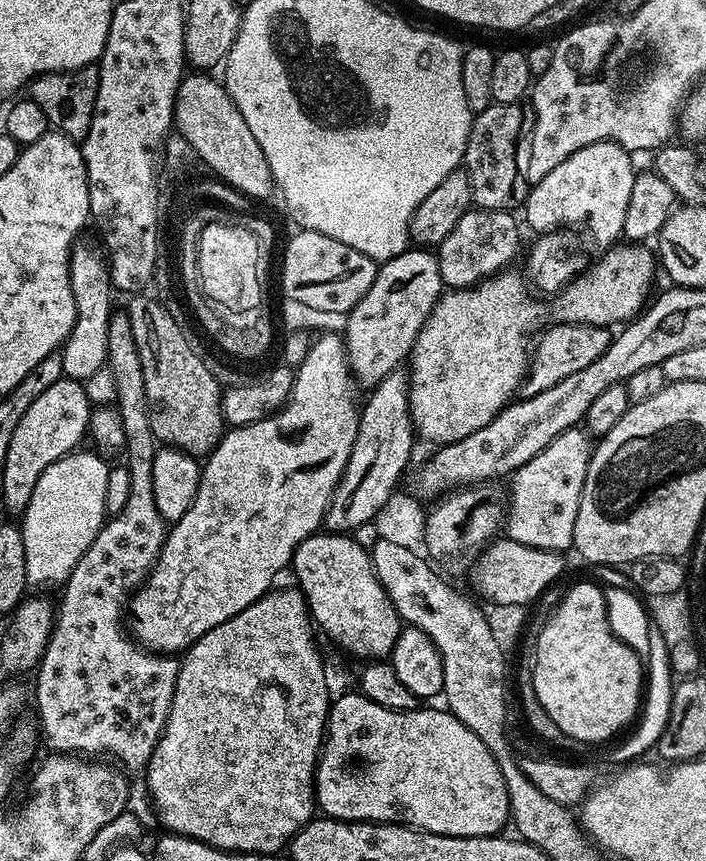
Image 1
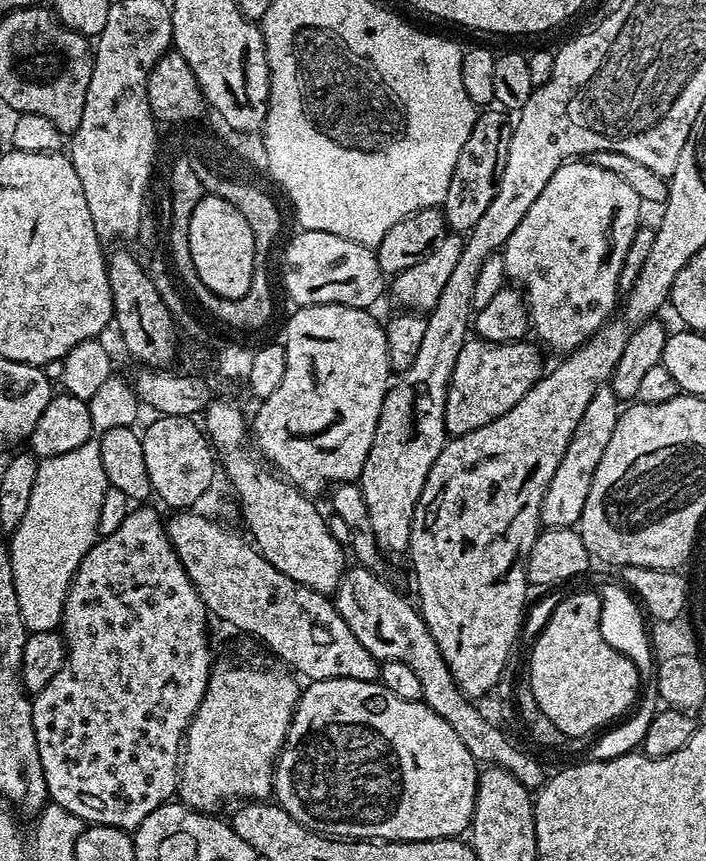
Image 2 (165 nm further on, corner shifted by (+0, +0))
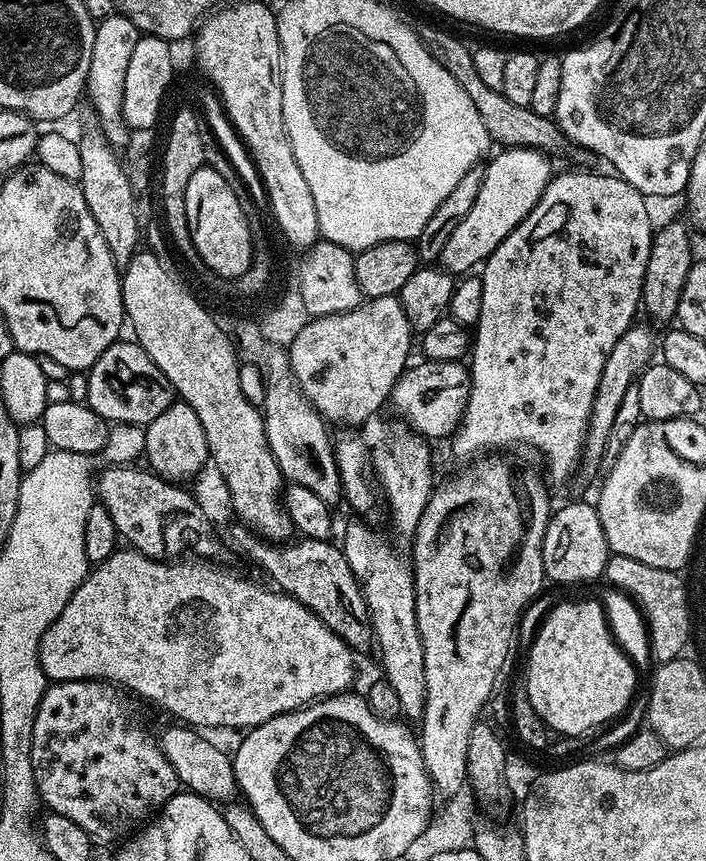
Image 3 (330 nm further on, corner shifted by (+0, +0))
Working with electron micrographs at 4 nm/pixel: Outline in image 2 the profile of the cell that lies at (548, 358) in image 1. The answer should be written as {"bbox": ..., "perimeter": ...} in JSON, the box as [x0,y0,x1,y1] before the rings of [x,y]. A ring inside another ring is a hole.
{"bbox":[444,338,546,437],"perimeter":[[[479,338],[464,341],[462,350],[458,350],[446,394],[444,430],[449,437],[478,430],[478,426],[486,426],[486,422],[502,418],[502,414],[506,414],[510,406],[518,403],[526,390],[530,390],[540,381],[546,371],[544,360],[540,357],[541,349],[535,343],[528,343],[503,344]]]}

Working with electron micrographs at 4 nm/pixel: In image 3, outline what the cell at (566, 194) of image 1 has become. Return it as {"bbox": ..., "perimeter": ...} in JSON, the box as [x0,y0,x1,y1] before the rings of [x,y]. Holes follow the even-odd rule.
{"bbox":[450,170,654,484],"perimeter":[[[592,170],[572,171],[576,172],[553,175],[542,198],[538,198],[534,210],[526,214],[524,221],[497,246],[494,254],[486,257],[482,265],[482,314],[478,314],[478,322],[470,340],[472,389],[468,395],[464,417],[460,419],[460,425],[450,437],[452,452],[460,462],[471,462],[485,454],[496,454],[504,450],[500,448],[533,448],[544,459],[544,468],[549,476],[547,479],[552,479],[556,484],[566,483],[571,478],[572,471],[581,467],[584,439],[588,433],[588,419],[594,406],[594,394],[598,390],[598,378],[602,378],[602,366],[606,366],[606,358],[610,358],[614,342],[618,342],[618,338],[622,338],[625,330],[631,328],[637,319],[636,308],[638,312],[641,307],[642,282],[654,235],[654,223],[648,217],[649,201],[638,190],[634,190],[634,186],[630,186],[615,174],[599,176],[596,172],[588,172]]]}

